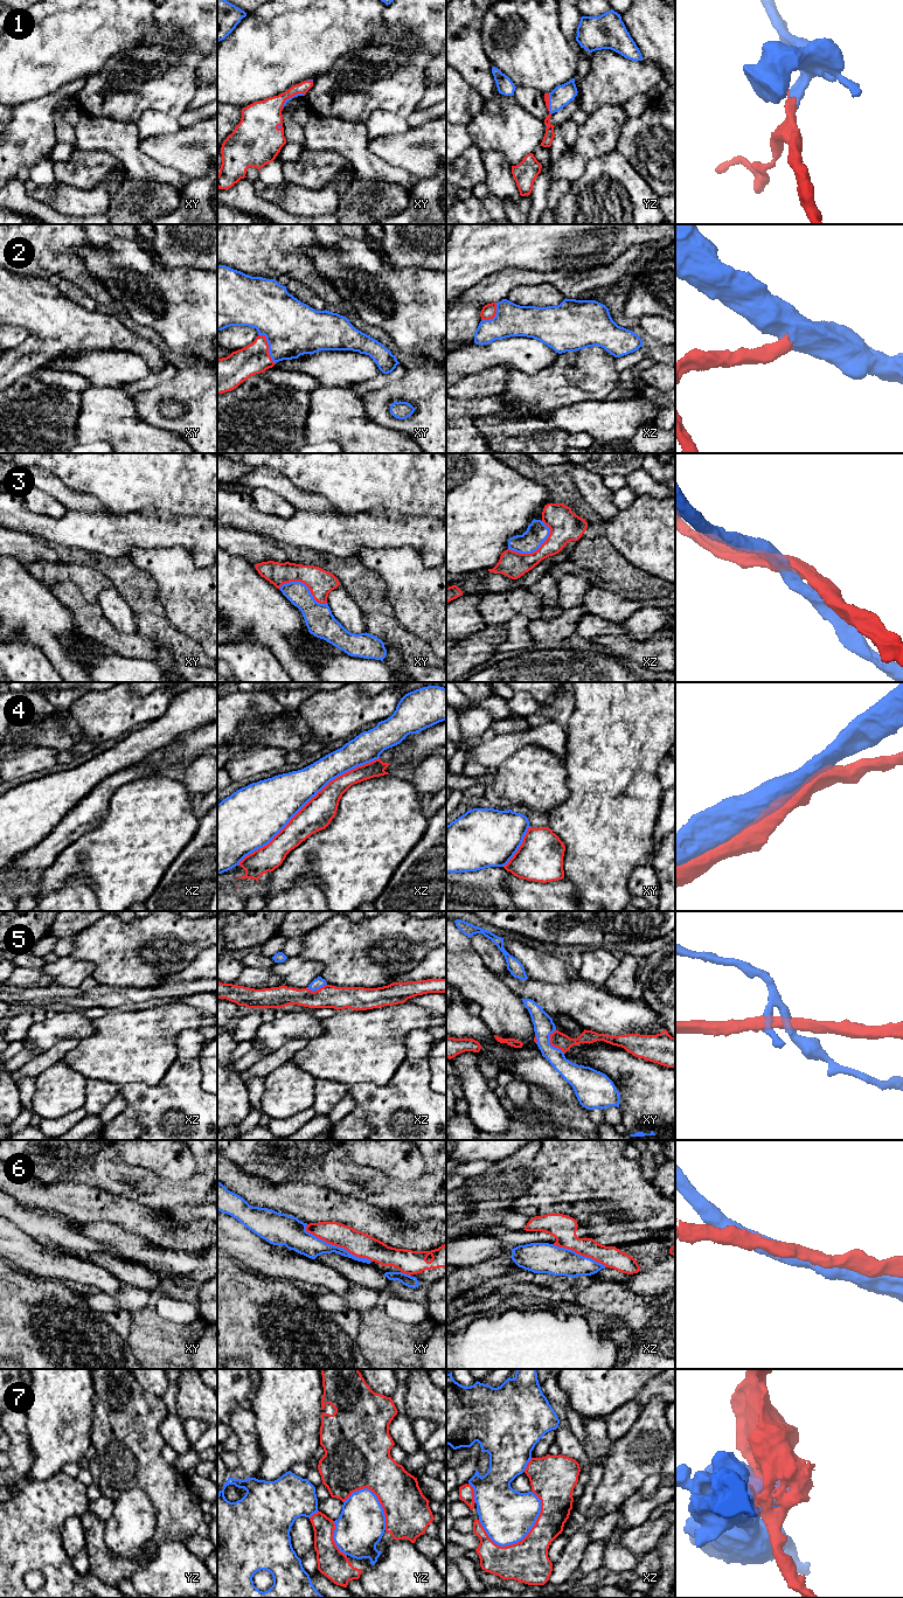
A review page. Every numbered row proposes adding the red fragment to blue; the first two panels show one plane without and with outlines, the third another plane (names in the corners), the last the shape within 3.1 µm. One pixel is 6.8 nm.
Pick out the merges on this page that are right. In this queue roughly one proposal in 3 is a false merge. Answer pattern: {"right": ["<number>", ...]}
{"right": ["1", "2"]}

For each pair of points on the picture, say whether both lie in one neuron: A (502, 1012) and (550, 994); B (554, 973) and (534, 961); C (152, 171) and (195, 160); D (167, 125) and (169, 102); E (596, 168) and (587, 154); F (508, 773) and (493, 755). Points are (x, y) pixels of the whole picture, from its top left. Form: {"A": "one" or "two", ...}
{"A": "two", "B": "one", "C": "two", "D": "two", "E": "two", "F": "two"}

